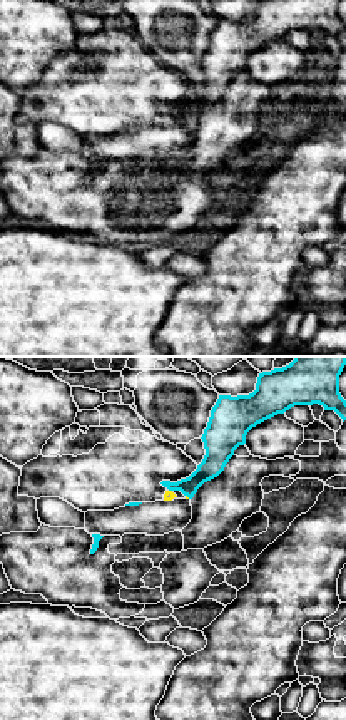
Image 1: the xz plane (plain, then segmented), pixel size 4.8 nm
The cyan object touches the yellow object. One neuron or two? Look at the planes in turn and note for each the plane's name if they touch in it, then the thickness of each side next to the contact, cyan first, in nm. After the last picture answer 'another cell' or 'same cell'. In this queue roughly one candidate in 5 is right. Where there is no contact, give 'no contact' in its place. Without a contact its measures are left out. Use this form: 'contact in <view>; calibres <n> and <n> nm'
contact in xz; calibres 120 and 20 nm

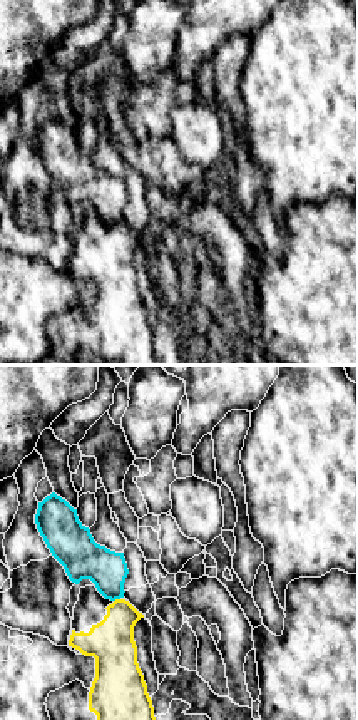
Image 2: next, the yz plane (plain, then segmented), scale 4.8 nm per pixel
contact in yz; calibres 200 and 220 nm

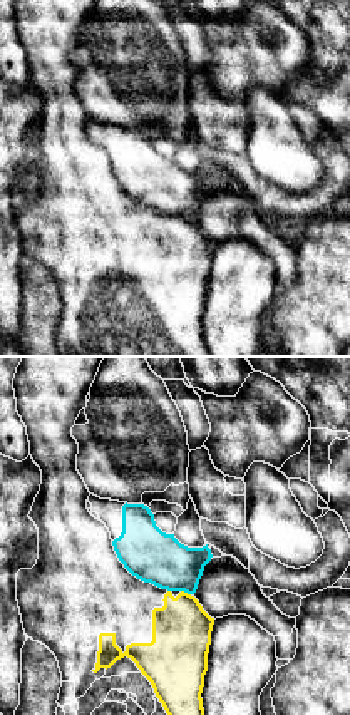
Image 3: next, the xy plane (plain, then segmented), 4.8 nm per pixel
contact in xy; calibres 260 and 280 nm

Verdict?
another cell

